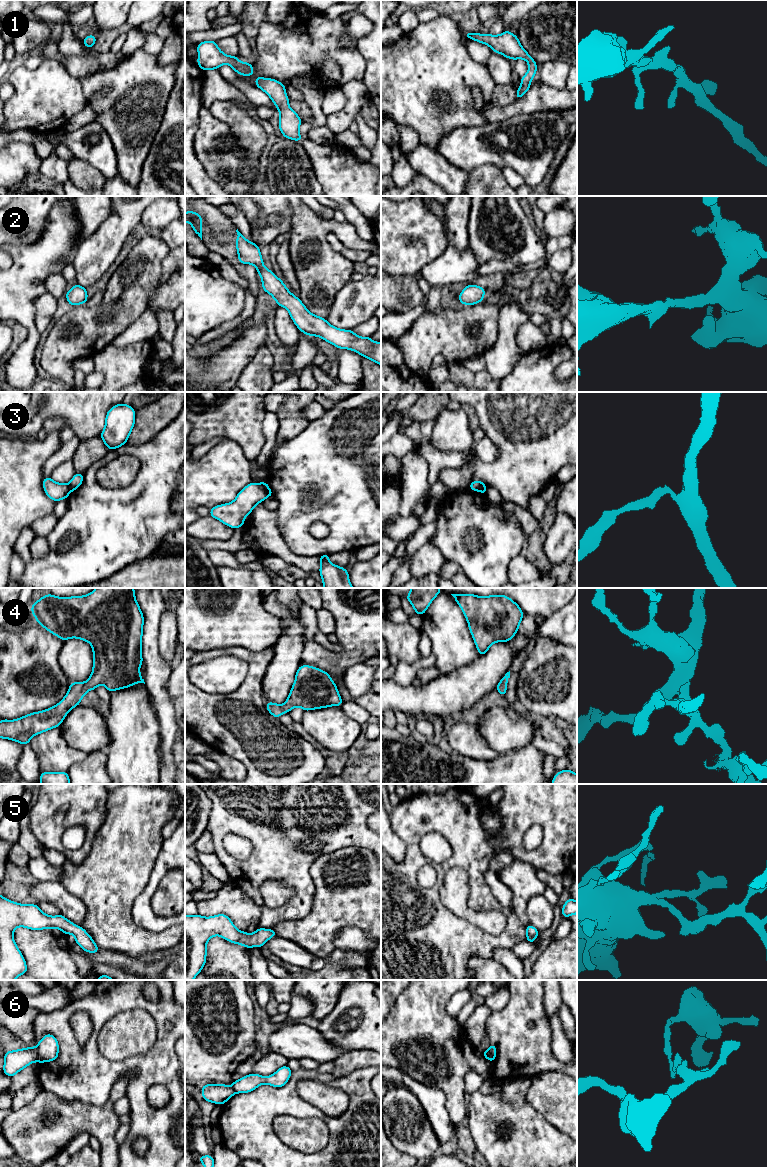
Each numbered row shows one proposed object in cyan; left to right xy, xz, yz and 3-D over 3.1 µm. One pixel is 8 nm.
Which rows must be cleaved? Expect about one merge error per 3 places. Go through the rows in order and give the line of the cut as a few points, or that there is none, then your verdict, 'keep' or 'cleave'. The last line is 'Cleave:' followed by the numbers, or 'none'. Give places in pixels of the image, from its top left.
1: no cut | keep
2: no cut | keep
3: xz (260, 483), (269, 495) | cleave
4: no cut | keep
5: no cut | keep
6: yz (492, 1044), (489, 1059) | cleave
Cleave: 3, 6

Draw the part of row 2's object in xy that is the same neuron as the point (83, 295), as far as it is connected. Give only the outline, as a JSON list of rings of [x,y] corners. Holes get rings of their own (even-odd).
[[[75,284],[71,290],[66,292],[66,299],[71,306],[85,304],[88,299],[87,289]]]

